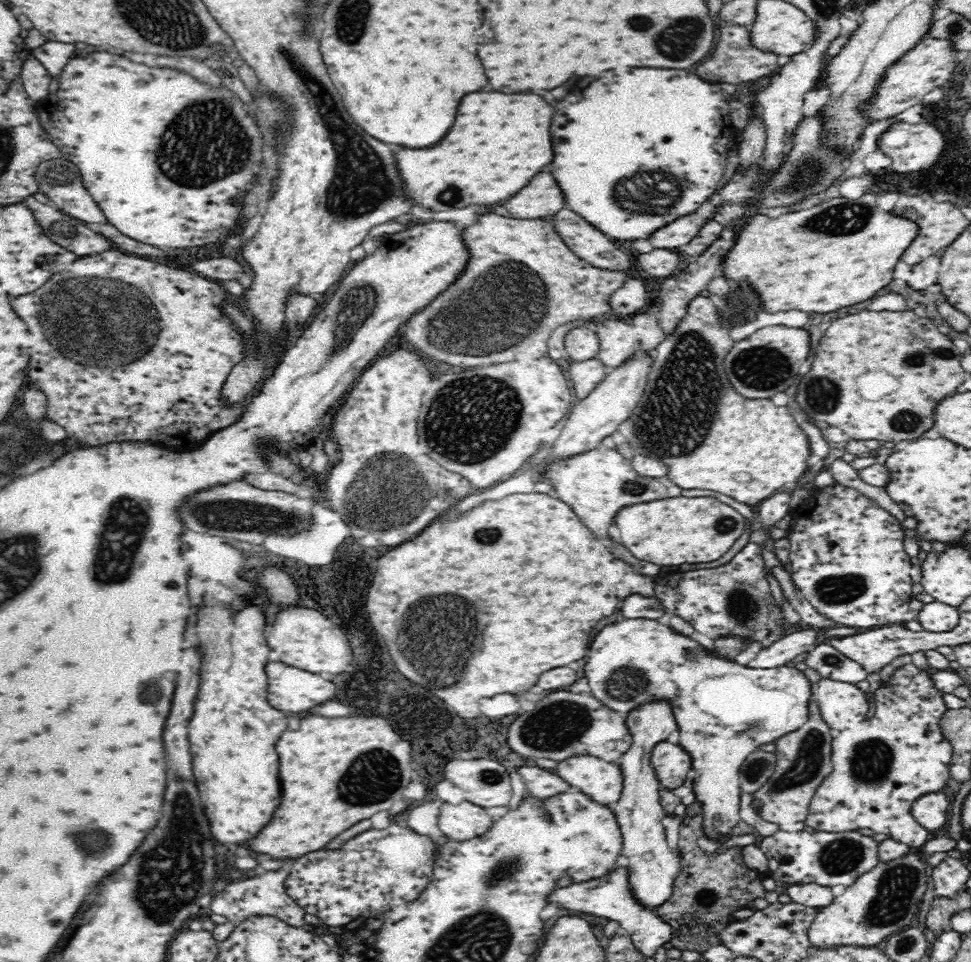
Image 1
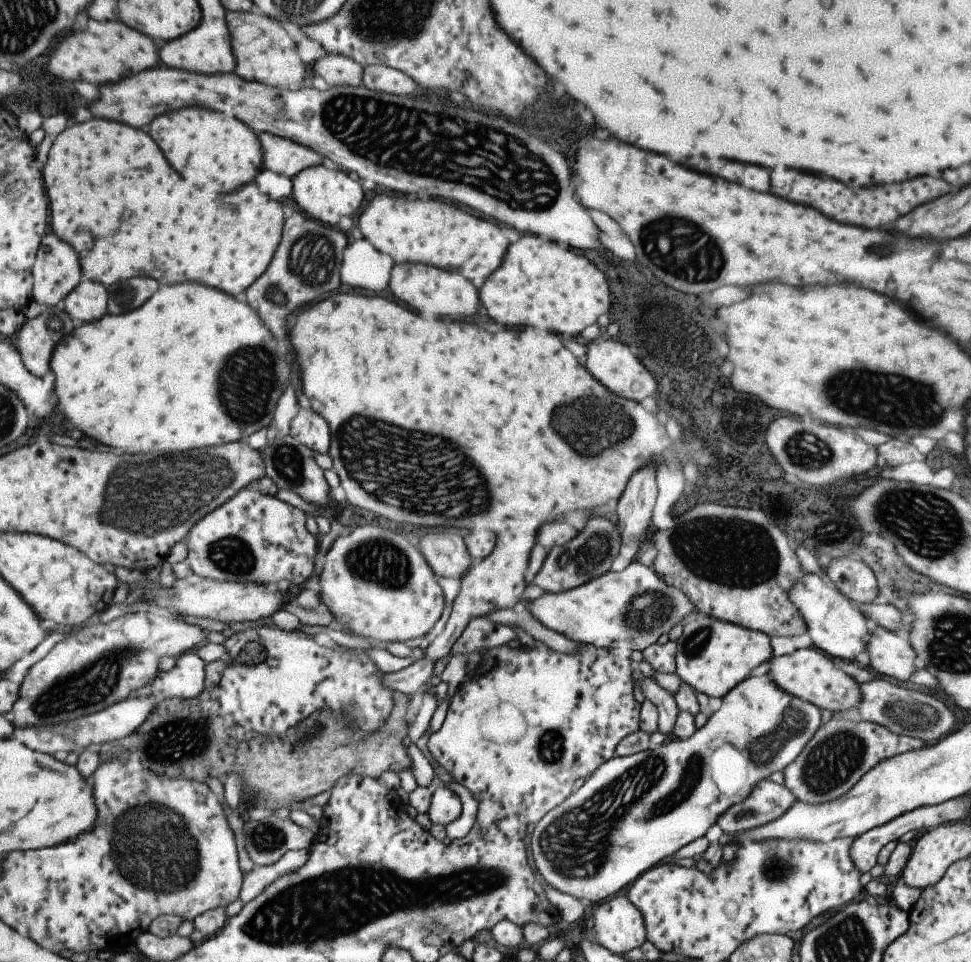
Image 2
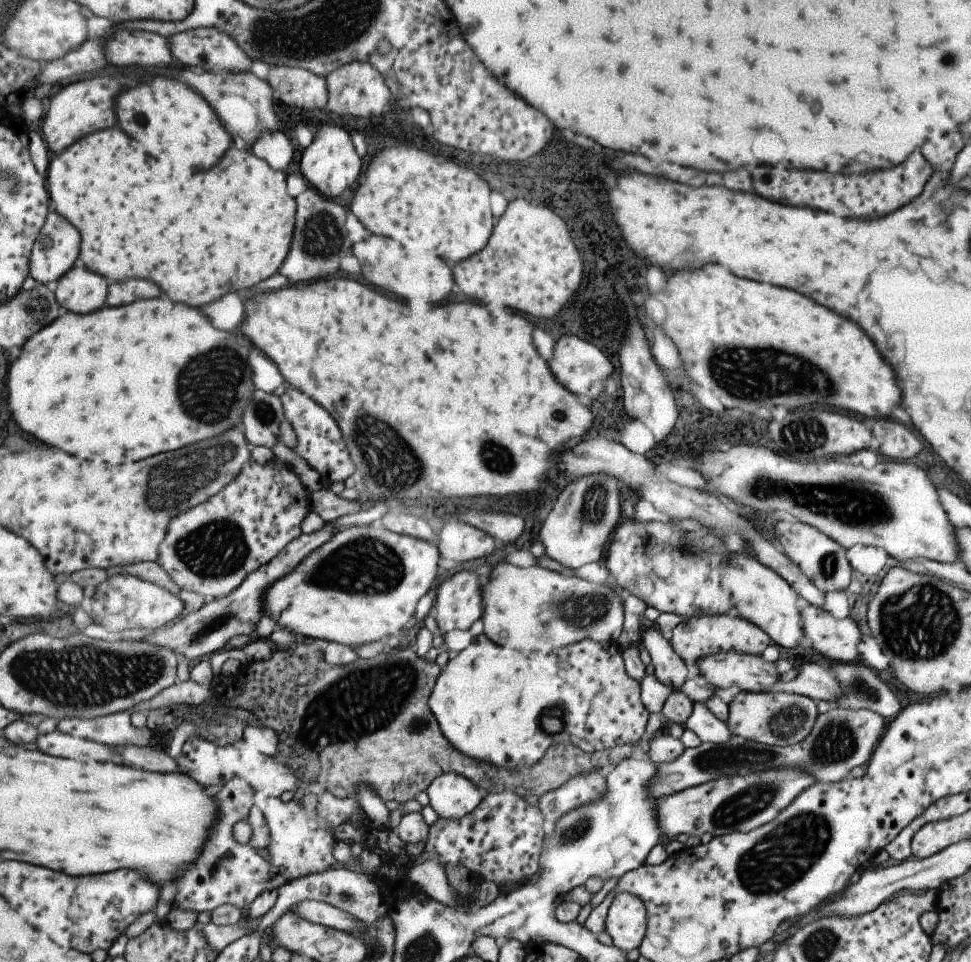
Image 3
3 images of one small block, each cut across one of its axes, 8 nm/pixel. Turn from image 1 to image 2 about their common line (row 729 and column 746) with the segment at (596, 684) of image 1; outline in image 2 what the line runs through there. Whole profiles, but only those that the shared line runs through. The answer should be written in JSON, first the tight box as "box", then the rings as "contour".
{"box":[528,674,820,906],"contour":[[[766,674],[759,677],[744,678],[721,697],[719,709],[707,719],[703,728],[695,729],[691,736],[683,740],[670,737],[657,748],[606,760],[593,771],[588,779],[584,780],[582,786],[574,793],[571,792],[561,804],[548,810],[545,816],[542,816],[535,823],[533,831],[528,836],[528,845],[531,848],[535,872],[540,875],[546,884],[562,894],[567,894],[578,901],[584,899],[591,906],[602,903],[607,896],[613,896],[613,894],[619,892],[621,888],[627,886],[629,882],[633,882],[642,872],[649,870],[652,866],[668,861],[681,846],[685,846],[695,838],[704,836],[707,828],[711,824],[715,824],[717,818],[723,814],[723,810],[727,811],[731,804],[743,802],[749,796],[751,788],[756,786],[759,780],[767,779],[771,772],[781,771],[787,767],[787,764],[791,764],[795,760],[795,756],[801,752],[801,748],[805,746],[805,742],[815,734],[820,722],[819,709],[816,706],[783,692],[779,686],[773,684],[773,680]]]}

